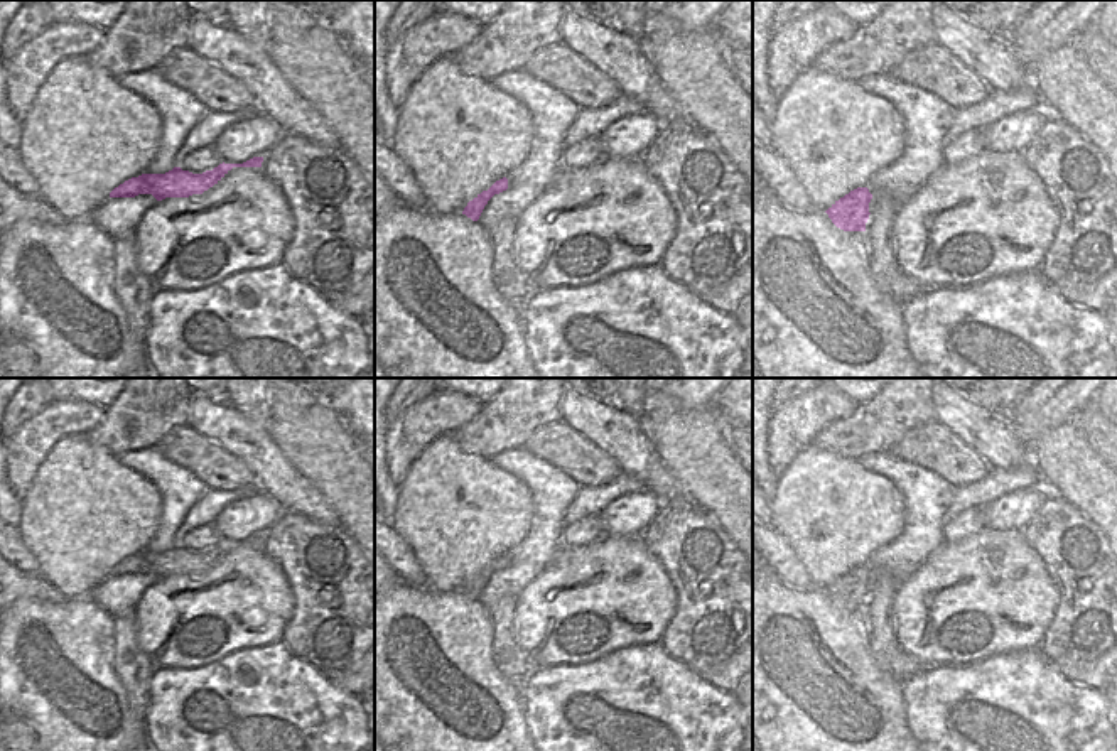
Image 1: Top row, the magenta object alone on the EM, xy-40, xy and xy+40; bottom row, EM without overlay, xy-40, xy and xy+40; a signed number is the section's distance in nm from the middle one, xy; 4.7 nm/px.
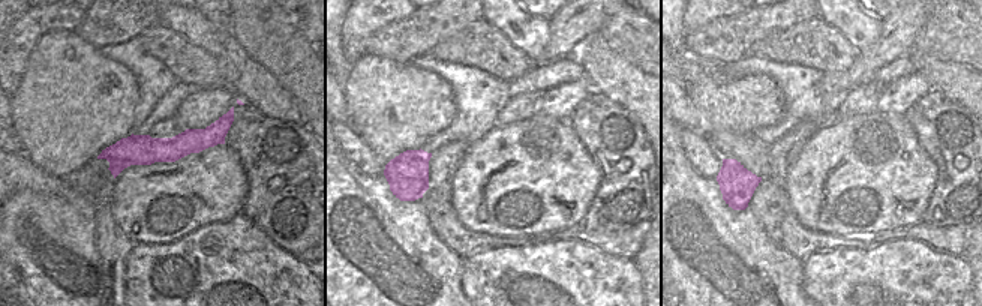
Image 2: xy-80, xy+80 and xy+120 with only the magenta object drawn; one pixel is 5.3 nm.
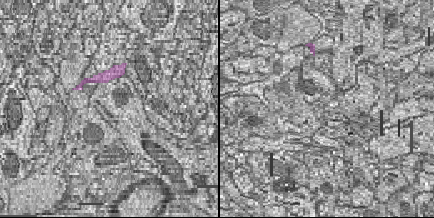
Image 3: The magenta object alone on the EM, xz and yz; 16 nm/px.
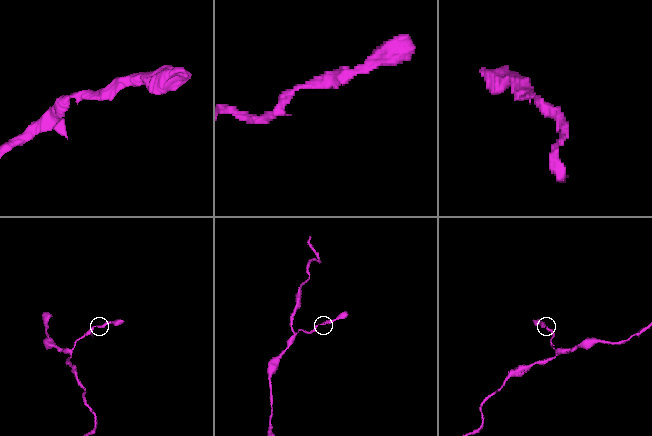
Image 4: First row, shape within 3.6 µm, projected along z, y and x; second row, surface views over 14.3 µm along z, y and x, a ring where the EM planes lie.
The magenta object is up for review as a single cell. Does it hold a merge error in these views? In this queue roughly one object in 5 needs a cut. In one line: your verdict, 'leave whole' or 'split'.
leave whole

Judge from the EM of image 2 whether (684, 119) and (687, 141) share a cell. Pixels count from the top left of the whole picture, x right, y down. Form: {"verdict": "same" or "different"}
{"verdict": "different"}

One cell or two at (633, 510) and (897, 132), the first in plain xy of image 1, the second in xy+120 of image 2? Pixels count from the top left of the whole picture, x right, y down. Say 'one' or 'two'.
two

